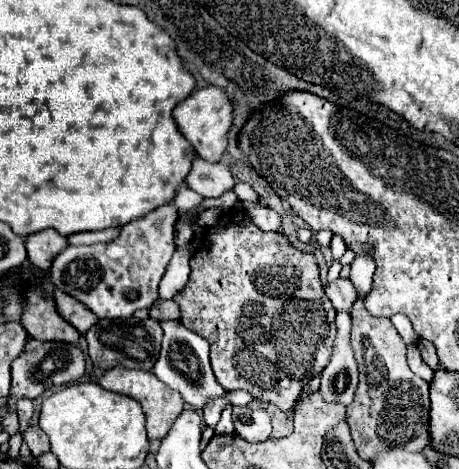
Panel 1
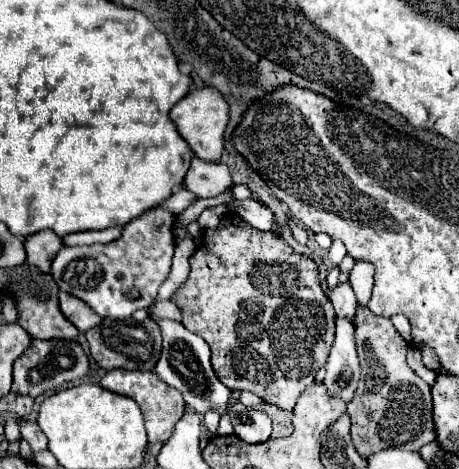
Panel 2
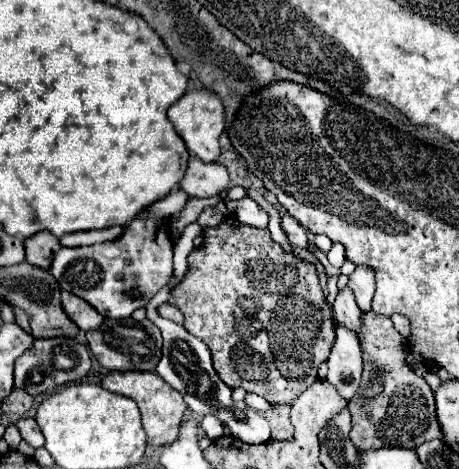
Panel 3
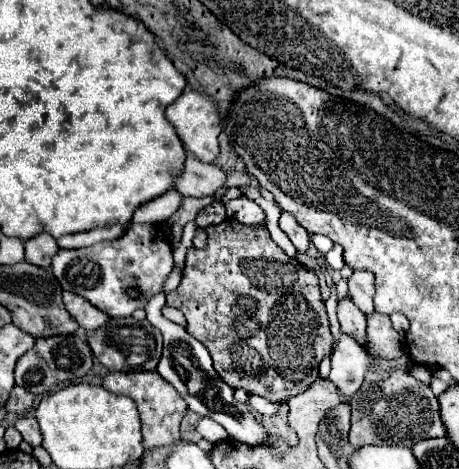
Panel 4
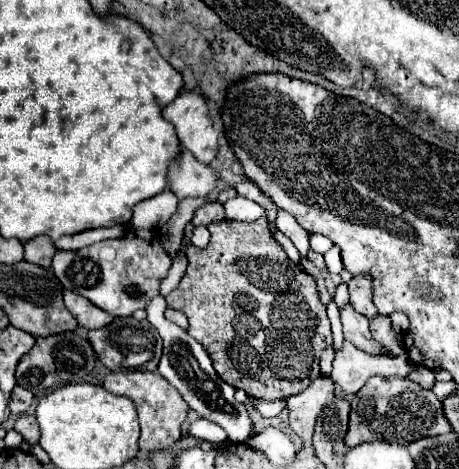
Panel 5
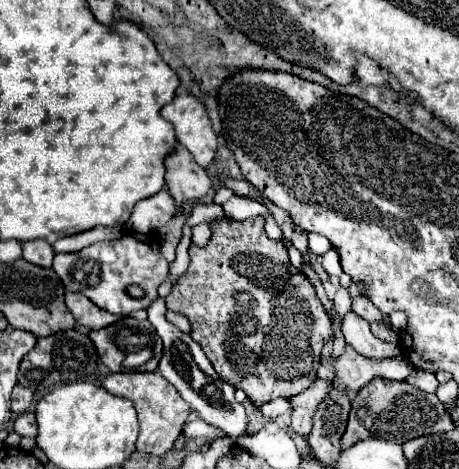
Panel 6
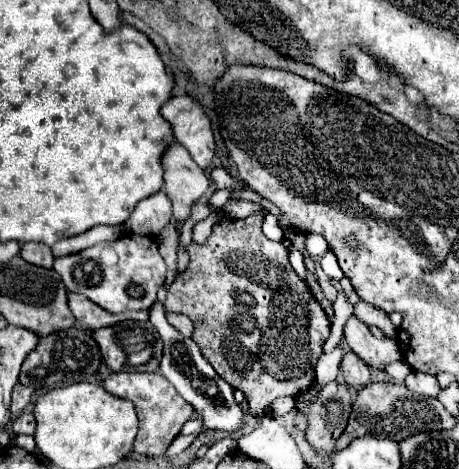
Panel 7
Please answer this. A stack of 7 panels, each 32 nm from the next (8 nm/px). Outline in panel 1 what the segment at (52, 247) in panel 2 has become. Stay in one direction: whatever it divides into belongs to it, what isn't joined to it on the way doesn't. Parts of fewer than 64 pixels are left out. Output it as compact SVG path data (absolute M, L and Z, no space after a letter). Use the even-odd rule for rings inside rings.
M42 230L32 236L26 236L26 252L28 260L40 268L40 270L50 270L52 260L66 248L66 238L56 234L54 230Z

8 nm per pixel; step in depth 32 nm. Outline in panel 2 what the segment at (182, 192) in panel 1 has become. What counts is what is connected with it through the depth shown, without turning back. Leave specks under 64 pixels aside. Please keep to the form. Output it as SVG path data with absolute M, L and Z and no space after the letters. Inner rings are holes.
M178 186L172 194L174 194L174 196L170 196L168 200L164 200L164 202L160 204L160 208L170 210L172 214L180 214L180 212L184 212L184 210L196 200L196 196L194 196L194 194L188 194L188 190L182 188L182 186Z

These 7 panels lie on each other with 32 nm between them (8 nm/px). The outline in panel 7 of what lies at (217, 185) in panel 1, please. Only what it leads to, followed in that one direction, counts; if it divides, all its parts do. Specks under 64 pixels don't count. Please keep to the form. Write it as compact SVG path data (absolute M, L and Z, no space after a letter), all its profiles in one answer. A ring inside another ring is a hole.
M172 140L162 156L164 168L164 192L172 202L172 220L176 232L181 233L184 222L192 214L192 204L196 204L210 186L204 170L192 160L188 150Z

